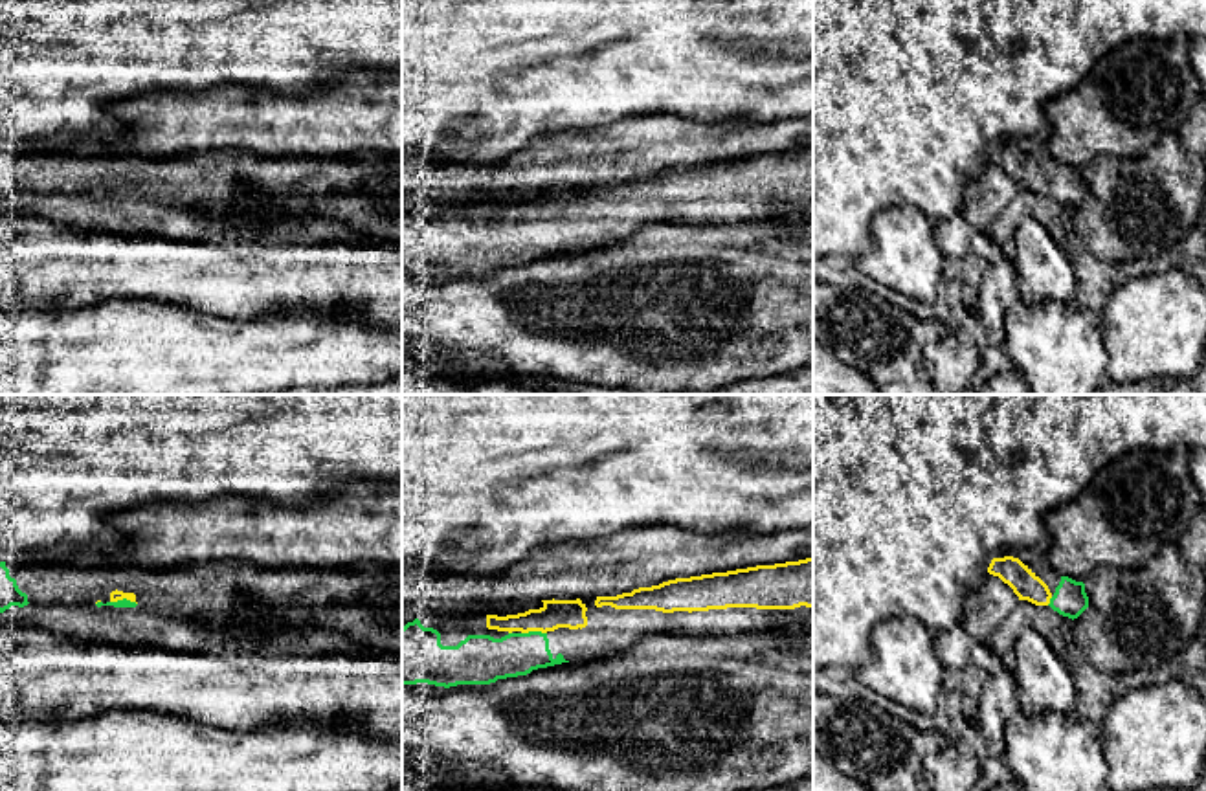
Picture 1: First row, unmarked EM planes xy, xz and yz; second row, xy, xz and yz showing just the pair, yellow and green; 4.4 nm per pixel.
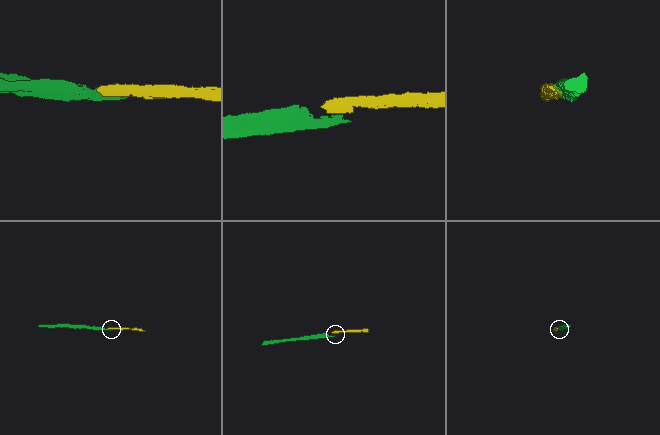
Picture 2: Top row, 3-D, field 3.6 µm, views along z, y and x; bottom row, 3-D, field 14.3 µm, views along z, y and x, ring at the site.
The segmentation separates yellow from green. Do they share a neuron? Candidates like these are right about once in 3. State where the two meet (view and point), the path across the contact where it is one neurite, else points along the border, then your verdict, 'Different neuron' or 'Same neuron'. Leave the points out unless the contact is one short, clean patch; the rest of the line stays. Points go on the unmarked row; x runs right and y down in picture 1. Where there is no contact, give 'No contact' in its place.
Touches yellow at xy (123, 186). Path across: xy (116, 184), (123, 186), (123, 191). Same neuron

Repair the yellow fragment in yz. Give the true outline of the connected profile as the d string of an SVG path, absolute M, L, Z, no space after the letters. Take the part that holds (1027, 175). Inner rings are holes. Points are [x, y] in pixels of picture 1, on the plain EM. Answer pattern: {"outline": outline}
{"outline": "M993 147L988 162L1008 173L1019 189L1028 189L1035 195L1050 195L1054 200L1072 209L1089 196L1083 171L1061 165L1061 171L1052 184L1048 174L1019 147Z"}

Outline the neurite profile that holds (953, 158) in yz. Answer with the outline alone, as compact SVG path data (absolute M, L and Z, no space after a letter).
M813 0L813 255L863 257L868 251L868 224L888 206L912 204L932 224L962 213L966 191L989 163L993 147L1019 147L1054 185L1061 163L1048 145L1052 127L1044 105L1076 88L1094 62L1114 48L1138 39L1167 40L1177 35L1189 42L1206 40L1206 0Z

